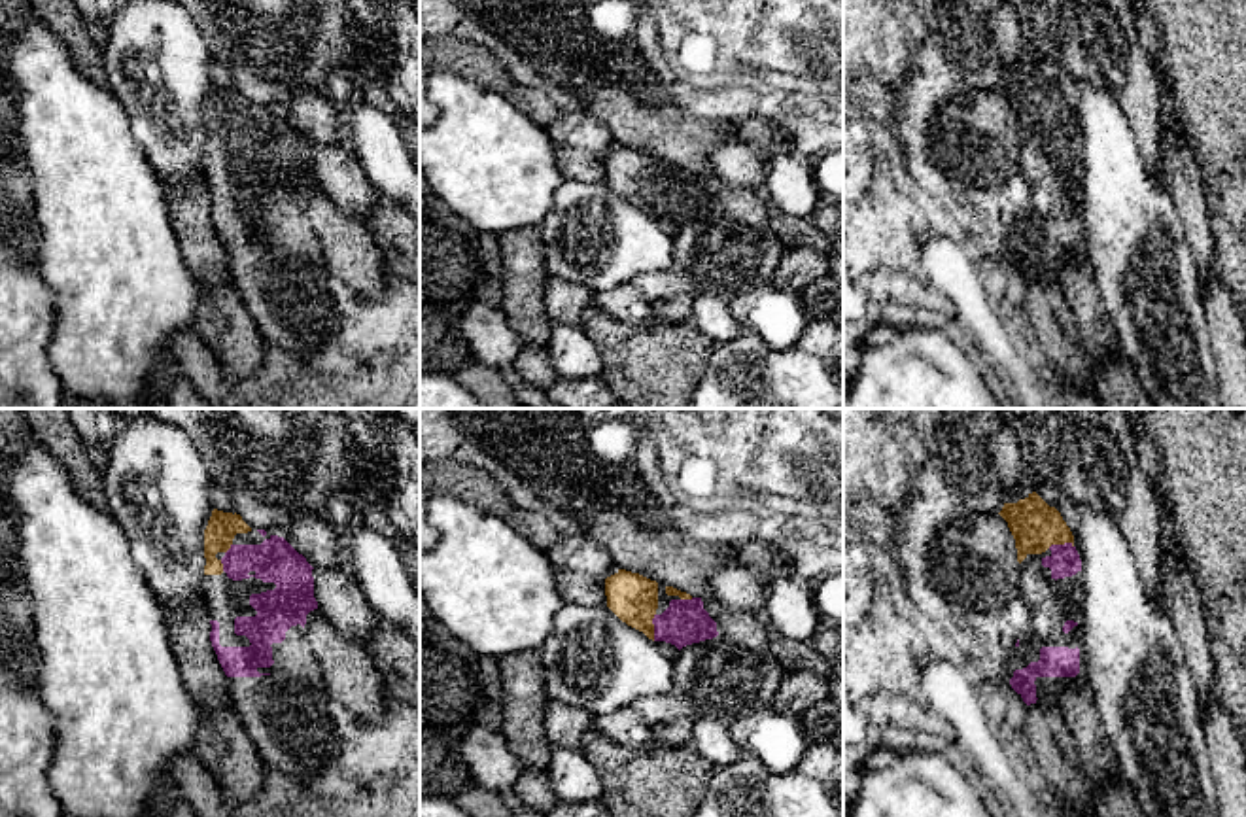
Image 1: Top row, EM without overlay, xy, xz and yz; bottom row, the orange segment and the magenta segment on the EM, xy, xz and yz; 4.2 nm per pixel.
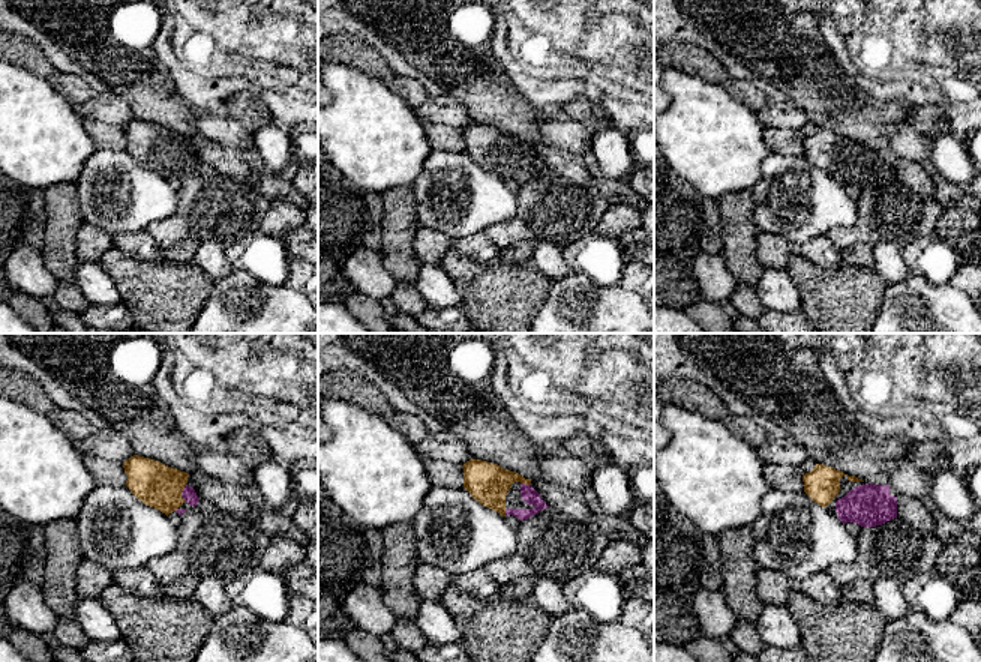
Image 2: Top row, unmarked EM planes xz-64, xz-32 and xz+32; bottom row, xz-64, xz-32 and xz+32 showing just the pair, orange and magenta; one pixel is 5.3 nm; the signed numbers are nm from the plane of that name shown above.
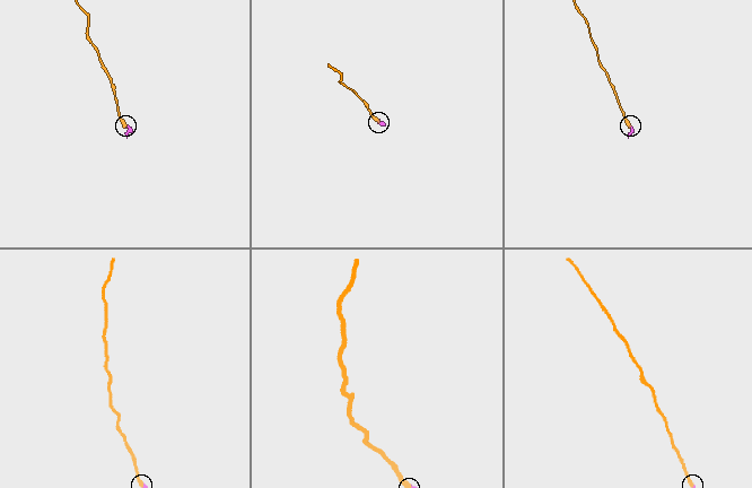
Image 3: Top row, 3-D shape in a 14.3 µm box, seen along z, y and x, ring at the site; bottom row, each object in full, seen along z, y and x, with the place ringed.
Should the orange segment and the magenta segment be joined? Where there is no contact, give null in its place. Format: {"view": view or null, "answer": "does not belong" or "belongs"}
{"view": "xz", "answer": "belongs"}

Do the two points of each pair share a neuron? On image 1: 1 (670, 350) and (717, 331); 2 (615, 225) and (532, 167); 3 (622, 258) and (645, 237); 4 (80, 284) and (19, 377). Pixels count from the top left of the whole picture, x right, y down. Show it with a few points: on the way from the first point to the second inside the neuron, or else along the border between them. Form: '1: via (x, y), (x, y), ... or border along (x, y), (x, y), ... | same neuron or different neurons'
1: border along (691, 322), (715, 343) | different neurons
2: border along (566, 180), (556, 190), (553, 207), (539, 225) | different neurons
3: via (628, 252), (640, 243) | same neuron
4: border along (44, 280), (53, 314), (53, 369) | different neurons

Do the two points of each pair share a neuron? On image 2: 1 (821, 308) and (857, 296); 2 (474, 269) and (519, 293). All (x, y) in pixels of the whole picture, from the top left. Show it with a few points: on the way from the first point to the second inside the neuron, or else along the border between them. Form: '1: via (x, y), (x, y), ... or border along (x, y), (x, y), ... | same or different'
1: via (830, 308), (840, 308), (848, 300) | same
2: via (485, 275), (503, 293), (509, 293) | same

